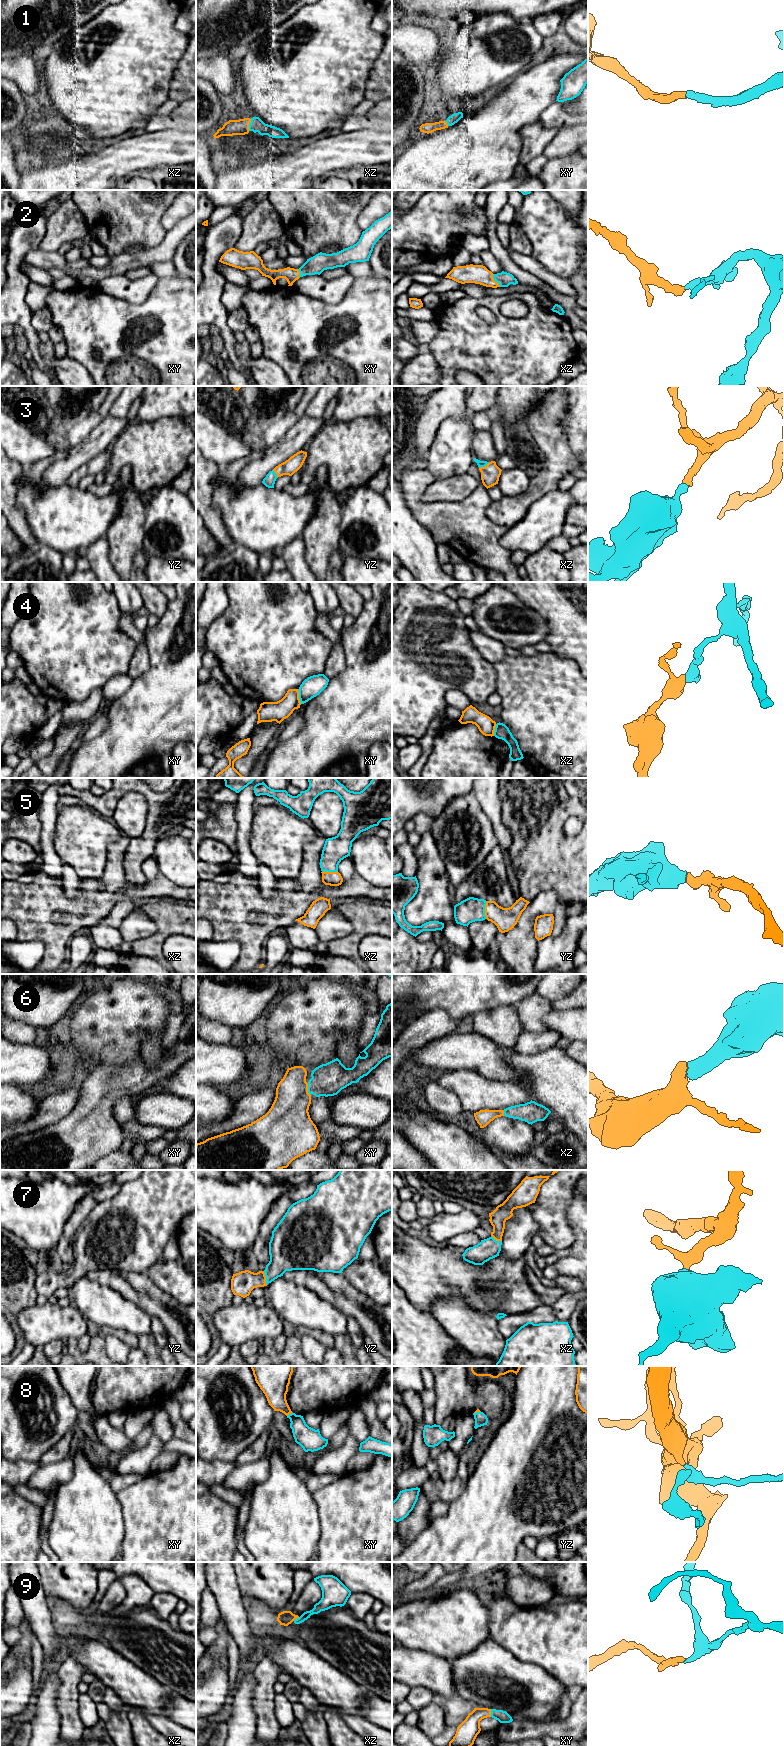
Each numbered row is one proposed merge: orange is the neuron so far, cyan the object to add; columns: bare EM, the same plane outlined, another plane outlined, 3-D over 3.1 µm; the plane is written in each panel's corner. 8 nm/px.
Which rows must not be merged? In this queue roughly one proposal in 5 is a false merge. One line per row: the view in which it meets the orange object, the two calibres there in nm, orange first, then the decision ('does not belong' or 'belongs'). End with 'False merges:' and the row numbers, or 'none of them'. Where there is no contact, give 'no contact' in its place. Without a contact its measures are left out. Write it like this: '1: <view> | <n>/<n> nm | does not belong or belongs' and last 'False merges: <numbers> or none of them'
1: xz | 130/110 nm | belongs
2: xz | 160/120 nm | belongs
3: xz | 150/50 nm | belongs
4: xy | 160/160 nm | does not belong
5: yz | 180/190 nm | belongs
6: xy | 300/260 nm | belongs
7: yz | 190/260 nm | belongs
8: xy | 200/170 nm | belongs
9: xy | 170/100 nm | belongs
False merges: 4

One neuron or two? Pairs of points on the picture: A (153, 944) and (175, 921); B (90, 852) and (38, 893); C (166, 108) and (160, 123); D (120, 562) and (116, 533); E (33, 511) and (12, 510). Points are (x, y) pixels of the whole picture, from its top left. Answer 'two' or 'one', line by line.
A: one
B: two
C: two
D: one
E: two

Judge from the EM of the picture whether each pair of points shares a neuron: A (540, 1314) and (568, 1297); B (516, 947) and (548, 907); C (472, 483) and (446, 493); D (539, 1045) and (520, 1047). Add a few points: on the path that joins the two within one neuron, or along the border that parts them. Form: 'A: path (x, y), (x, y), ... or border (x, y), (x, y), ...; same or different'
A: border (550, 1306), (556, 1320); different
B: path (523, 935), (527, 919), (536, 910); same
C: path (466, 484), (452, 489); same
D: path (534, 1045), (525, 1045); same

